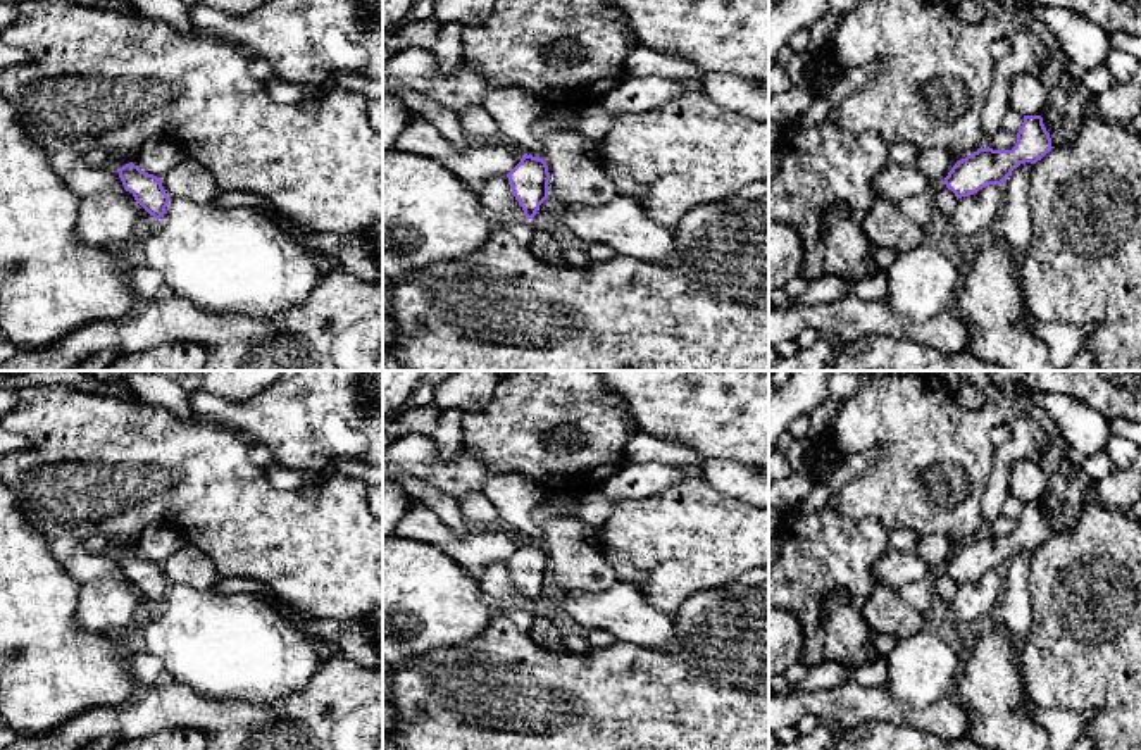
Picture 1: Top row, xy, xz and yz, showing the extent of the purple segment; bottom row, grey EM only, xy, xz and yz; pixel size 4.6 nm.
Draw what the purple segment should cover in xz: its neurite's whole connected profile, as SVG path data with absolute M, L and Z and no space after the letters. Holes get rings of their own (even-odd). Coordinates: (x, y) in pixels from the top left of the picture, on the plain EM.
M524 540L507 564L526 605L533 605L539 591L548 584L550 559L546 548L539 543Z

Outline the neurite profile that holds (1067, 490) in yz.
M1043 438L1038 440L1039 466L1048 478L1043 510L1051 524L1051 533L1074 529L1086 500L1091 479L1081 471L1076 457Z

